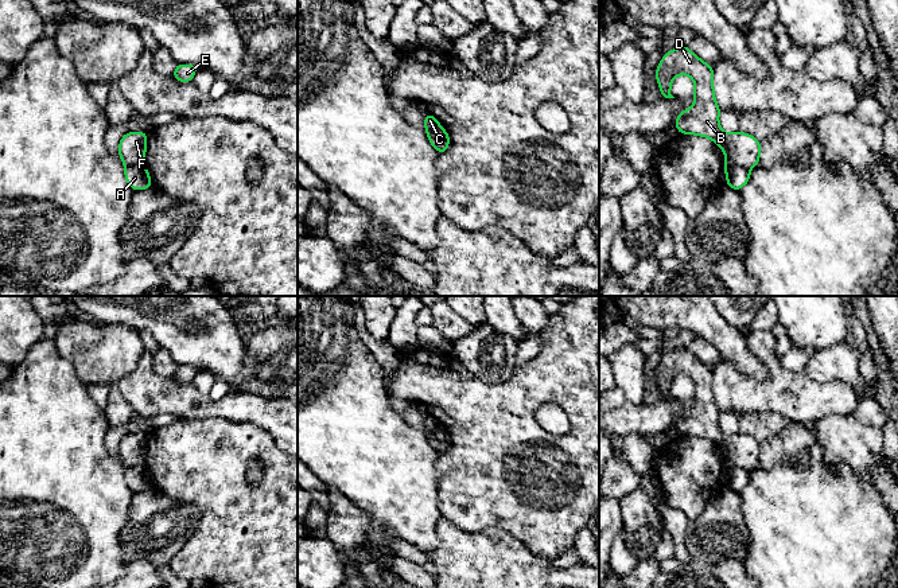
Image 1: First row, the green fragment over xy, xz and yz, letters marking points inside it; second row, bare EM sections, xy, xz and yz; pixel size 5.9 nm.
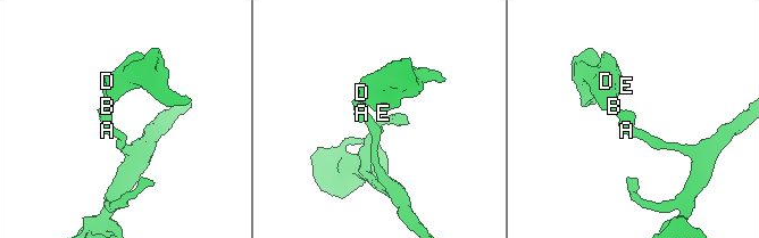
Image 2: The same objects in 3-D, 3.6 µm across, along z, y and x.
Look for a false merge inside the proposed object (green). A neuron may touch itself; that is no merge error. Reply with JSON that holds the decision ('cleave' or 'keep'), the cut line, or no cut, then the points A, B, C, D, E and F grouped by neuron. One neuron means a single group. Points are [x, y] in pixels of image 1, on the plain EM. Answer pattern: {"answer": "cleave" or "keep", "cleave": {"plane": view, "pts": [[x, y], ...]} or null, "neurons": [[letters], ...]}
{"answer": "cleave", "cleave": {"plane": "yz", "pts": [[726, 460], [749, 472]]}, "neurons": [["A", "C"], ["B", "D", "E", "F"]]}

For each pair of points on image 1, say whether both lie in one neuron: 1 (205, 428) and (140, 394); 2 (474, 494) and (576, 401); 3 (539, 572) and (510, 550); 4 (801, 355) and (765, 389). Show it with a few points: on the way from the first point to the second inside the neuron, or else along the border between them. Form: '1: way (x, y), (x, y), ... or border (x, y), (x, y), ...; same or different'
1: border (178, 416), (189, 419), (216, 417); different
2: way (498, 460), (498, 442), (543, 394); same
3: way (532, 572), (517, 557); same
4: border (778, 357), (785, 368), (803, 370); different

